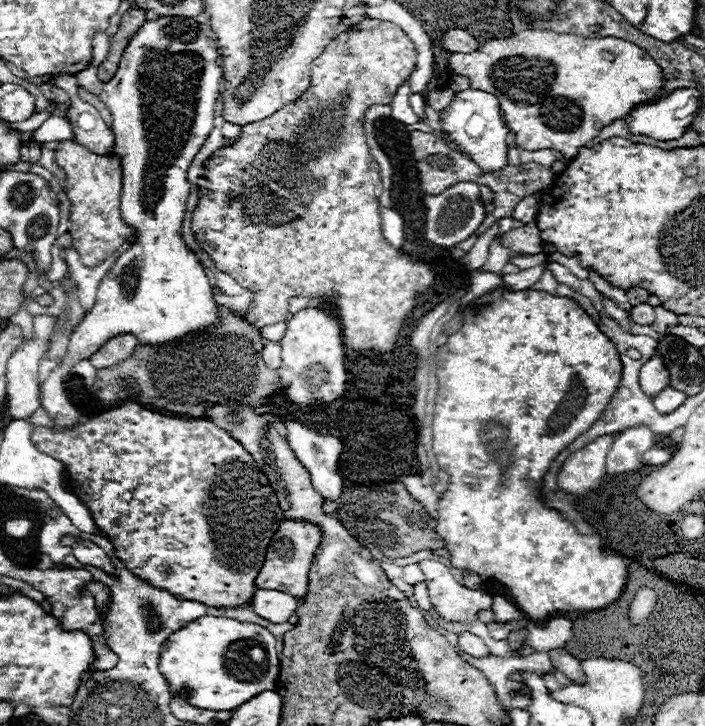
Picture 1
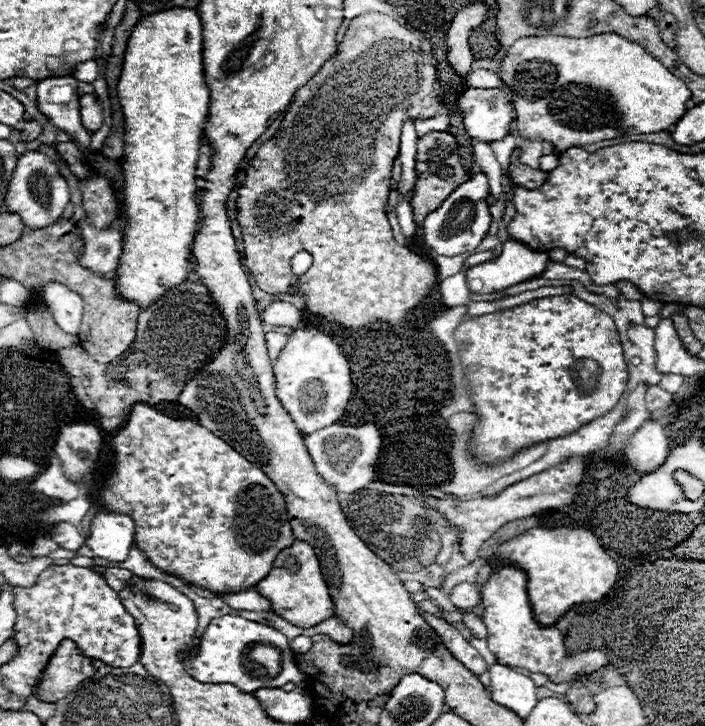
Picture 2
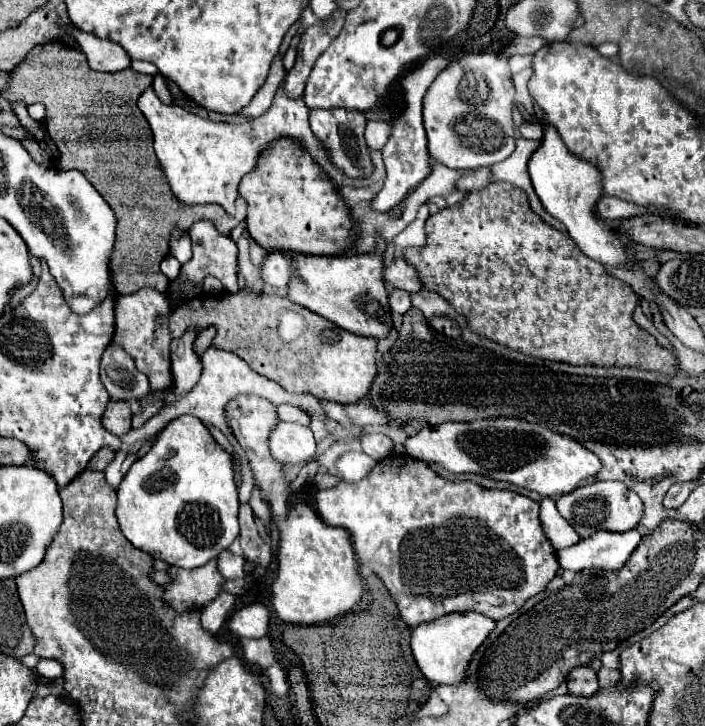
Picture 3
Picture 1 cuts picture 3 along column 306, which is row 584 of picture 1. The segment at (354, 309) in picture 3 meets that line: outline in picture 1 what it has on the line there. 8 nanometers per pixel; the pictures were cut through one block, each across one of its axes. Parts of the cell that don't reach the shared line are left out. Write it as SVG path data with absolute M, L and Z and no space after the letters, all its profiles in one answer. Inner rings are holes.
M284 520L282 526L278 528L278 532L274 534L270 546L268 546L264 566L262 566L262 570L256 578L256 588L280 590L280 592L286 592L286 594L294 596L298 602L304 600L304 596L308 594L310 564L314 560L314 552L318 550L320 538L322 538L322 532L318 532L316 524Z

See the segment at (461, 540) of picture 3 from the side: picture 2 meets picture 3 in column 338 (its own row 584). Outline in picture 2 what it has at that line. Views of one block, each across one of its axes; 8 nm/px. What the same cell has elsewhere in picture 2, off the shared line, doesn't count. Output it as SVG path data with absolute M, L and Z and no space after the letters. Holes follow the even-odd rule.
M508 566L494 570L488 582L482 584L482 620L488 628L488 648L496 656L496 662L502 666L526 668L530 672L544 674L550 682L600 678L596 674L600 674L608 664L606 654L596 648L570 654L564 646L564 636L556 626L542 626L532 620L526 582L528 576L524 570Z

